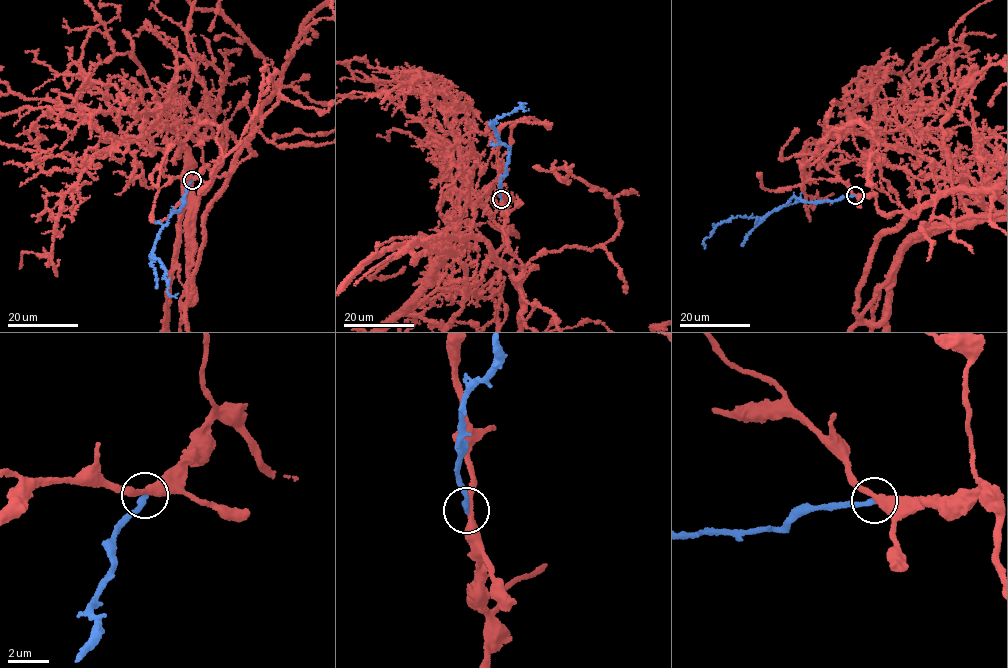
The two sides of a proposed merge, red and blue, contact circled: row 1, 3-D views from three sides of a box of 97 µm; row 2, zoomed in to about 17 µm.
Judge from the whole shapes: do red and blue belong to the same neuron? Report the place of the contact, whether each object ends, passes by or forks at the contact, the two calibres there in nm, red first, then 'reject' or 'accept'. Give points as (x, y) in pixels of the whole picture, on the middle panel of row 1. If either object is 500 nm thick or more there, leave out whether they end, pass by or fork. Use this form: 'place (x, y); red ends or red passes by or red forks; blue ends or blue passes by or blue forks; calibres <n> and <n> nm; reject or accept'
place (501, 199); red passes by; blue ends; calibres 320 and 240 nm; reject

